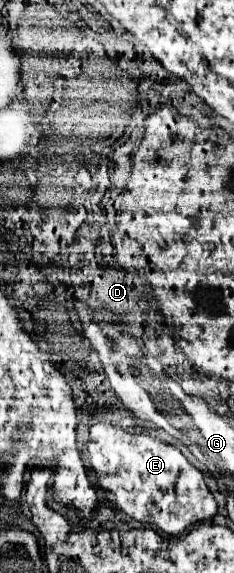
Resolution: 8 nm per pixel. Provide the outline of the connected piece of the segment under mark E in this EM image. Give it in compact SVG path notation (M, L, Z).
M96 423L90 429L90 441L88 441L88 455L90 455L90 467L97 475L98 483L116 495L116 505L134 521L156 527L166 535L180 535L188 527L210 523L210 519L216 515L216 499L207 487L204 474L200 469L190 465L186 457L172 445L166 445L158 439L152 439L148 435L130 435L124 433L112 425Z

